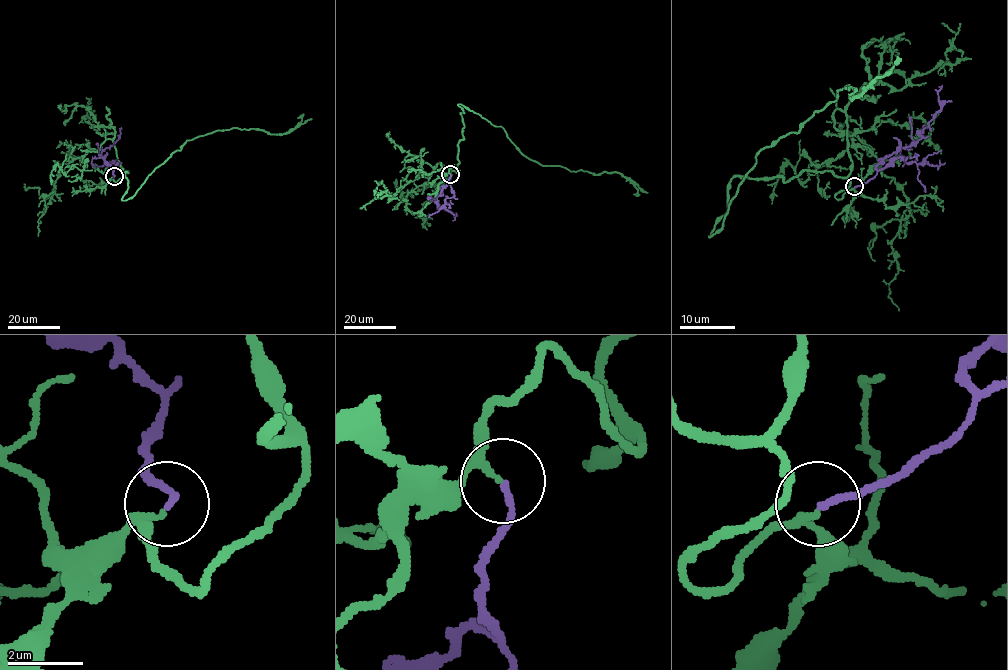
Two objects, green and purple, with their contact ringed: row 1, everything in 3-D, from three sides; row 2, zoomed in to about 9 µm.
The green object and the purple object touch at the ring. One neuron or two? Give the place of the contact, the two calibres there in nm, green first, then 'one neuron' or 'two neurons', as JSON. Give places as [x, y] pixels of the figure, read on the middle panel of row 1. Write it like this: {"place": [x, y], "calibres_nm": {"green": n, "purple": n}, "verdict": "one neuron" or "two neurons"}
{"place": [450, 174], "calibres_nm": {"green": 130, "purple": 170}, "verdict": "one neuron"}

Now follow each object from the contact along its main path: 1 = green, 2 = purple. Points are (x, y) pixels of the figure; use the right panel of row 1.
1: (854, 187), (836, 198), (850, 185), (831, 171), (735, 176), (709, 237), (762, 149), (894, 67)
2: (854, 186), (868, 182), (887, 156), (913, 145), (920, 138), (940, 108), (938, 90), (942, 85)

